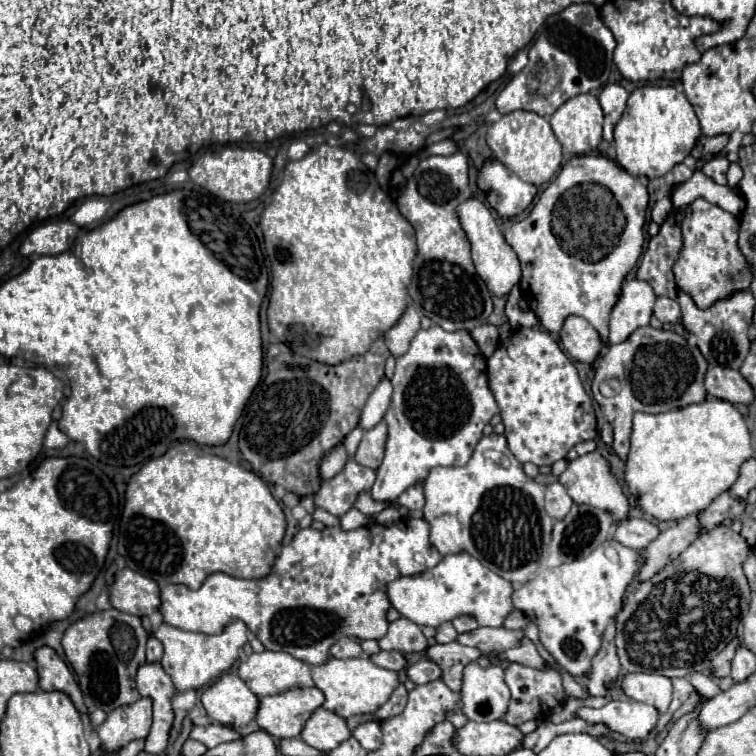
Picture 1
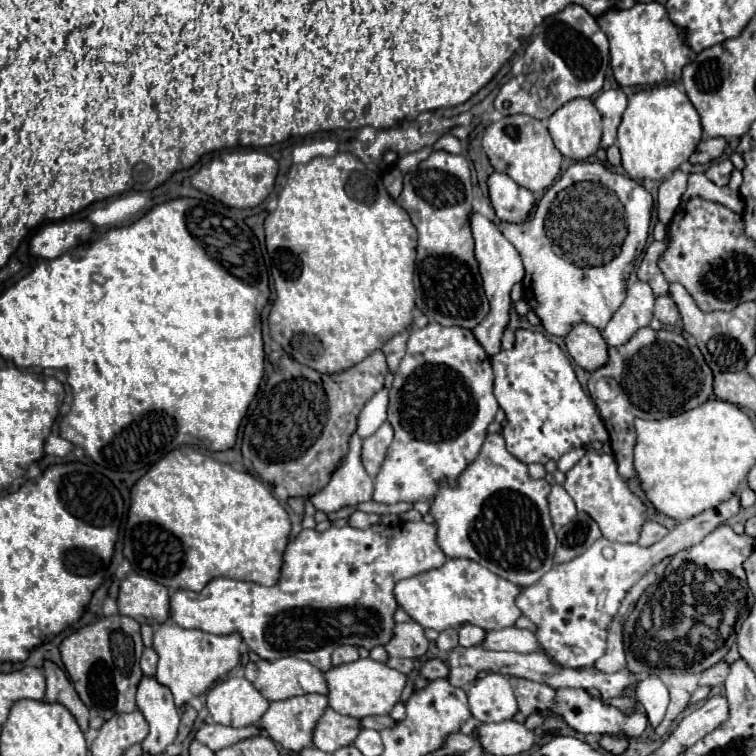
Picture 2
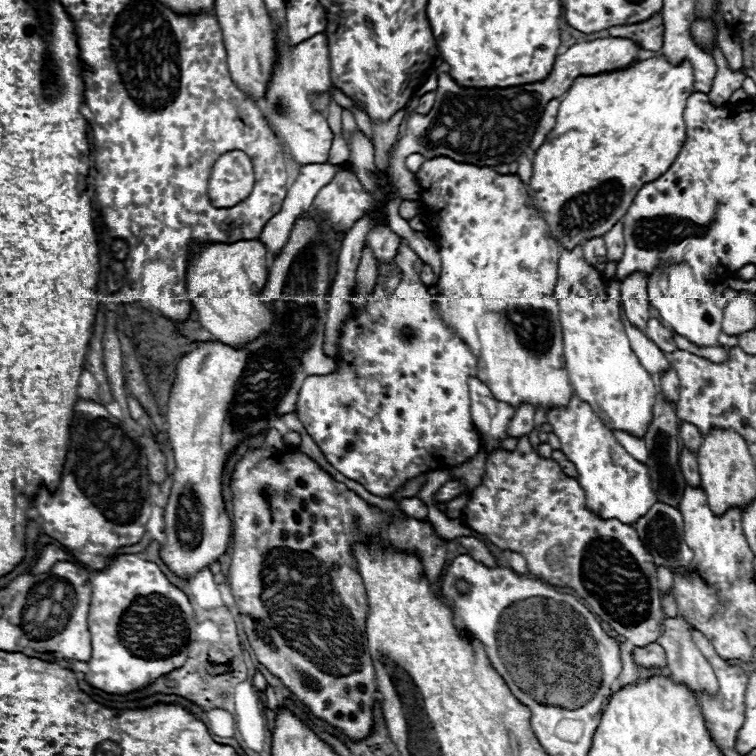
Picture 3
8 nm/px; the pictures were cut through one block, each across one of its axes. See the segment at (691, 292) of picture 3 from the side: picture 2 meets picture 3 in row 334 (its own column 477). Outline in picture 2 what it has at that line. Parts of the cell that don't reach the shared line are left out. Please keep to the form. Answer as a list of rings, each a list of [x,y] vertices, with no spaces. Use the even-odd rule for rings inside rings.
[[[486,674],[470,682],[468,702],[472,716],[480,722],[504,722],[518,712],[510,680],[502,674]]]

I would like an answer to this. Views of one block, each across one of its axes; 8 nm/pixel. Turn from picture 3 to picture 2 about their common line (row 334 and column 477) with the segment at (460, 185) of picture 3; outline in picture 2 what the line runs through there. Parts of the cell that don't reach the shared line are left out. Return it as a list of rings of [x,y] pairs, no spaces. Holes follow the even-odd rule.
[[[488,434],[480,456],[458,476],[458,486],[440,486],[432,502],[442,552],[448,558],[474,560],[516,586],[536,584],[556,565],[556,532],[548,514],[550,488],[546,480],[528,476],[526,464],[504,448],[500,434]]]

